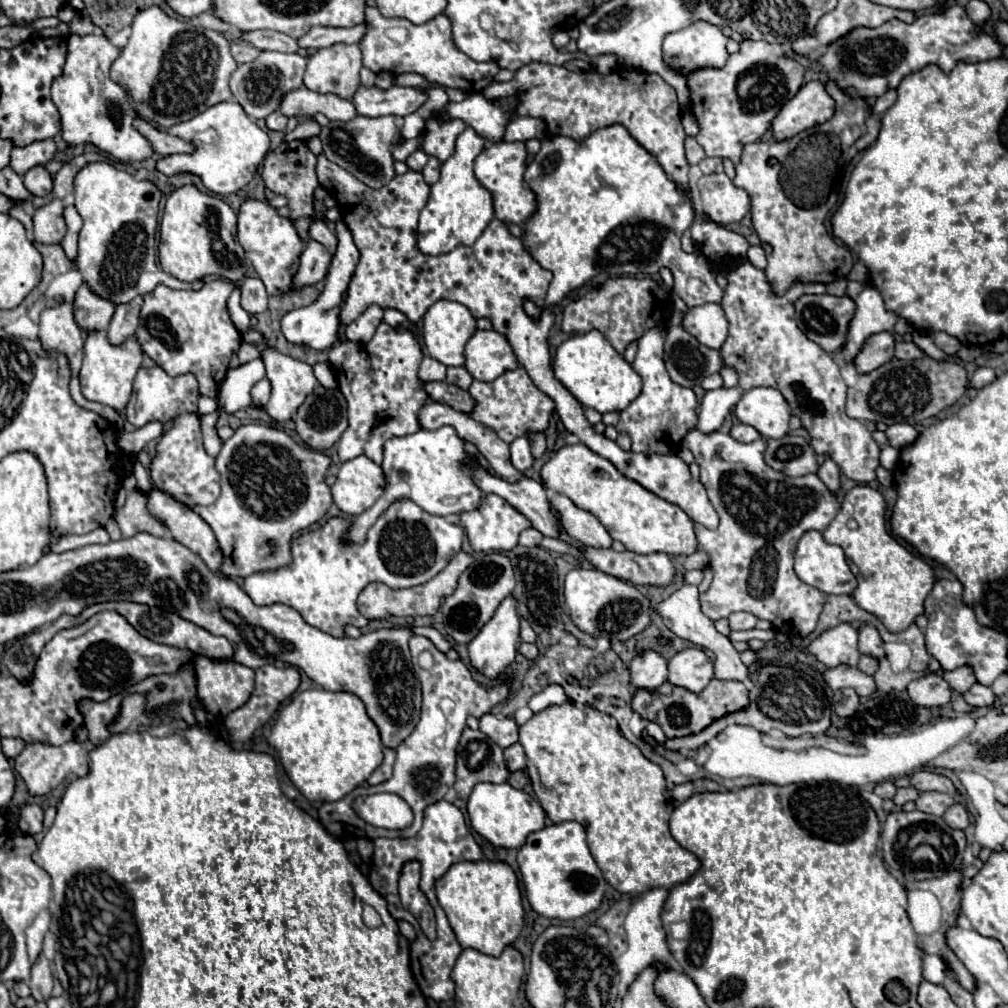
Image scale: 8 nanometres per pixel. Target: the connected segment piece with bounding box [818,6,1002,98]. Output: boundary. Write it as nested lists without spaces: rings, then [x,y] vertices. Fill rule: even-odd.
[[[952,6],[940,14],[922,14],[912,24],[888,20],[878,28],[854,28],[828,44],[818,56],[818,64],[848,96],[872,98],[882,96],[888,88],[898,88],[904,76],[928,64],[938,64],[948,74],[958,62],[984,62],[1000,58],[1000,54],[1002,46],[988,34],[976,34],[964,8]]]

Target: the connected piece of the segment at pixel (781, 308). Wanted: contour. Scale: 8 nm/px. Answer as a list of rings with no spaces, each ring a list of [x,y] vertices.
[[[696,214],[690,234],[698,252],[702,252],[712,264],[718,264],[728,280],[720,306],[730,322],[730,334],[720,356],[724,366],[736,370],[738,386],[742,390],[756,386],[780,390],[790,412],[802,420],[802,428],[808,432],[816,454],[832,458],[844,476],[860,484],[876,480],[880,446],[860,420],[846,416],[846,384],[840,376],[838,364],[828,352],[804,336],[792,316],[794,302],[802,294],[824,294],[826,286],[796,282],[790,288],[790,294],[774,296],[764,272],[748,262],[746,250],[750,244],[744,236],[710,222],[706,214]]]

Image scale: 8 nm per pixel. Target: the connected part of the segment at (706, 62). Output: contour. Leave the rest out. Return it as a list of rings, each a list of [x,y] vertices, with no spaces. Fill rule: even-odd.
[[[696,20],[688,28],[684,28],[680,32],[672,32],[664,38],[662,56],[664,56],[664,62],[668,68],[672,68],[684,76],[698,68],[722,68],[728,60],[726,40],[728,38],[722,34],[722,30],[718,26],[704,22],[704,20]]]

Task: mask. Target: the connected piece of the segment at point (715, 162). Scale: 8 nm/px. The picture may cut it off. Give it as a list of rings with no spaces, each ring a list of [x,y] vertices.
[[[704,158],[700,162],[700,170],[704,174],[710,174],[710,172],[722,172],[722,160],[720,158]]]

